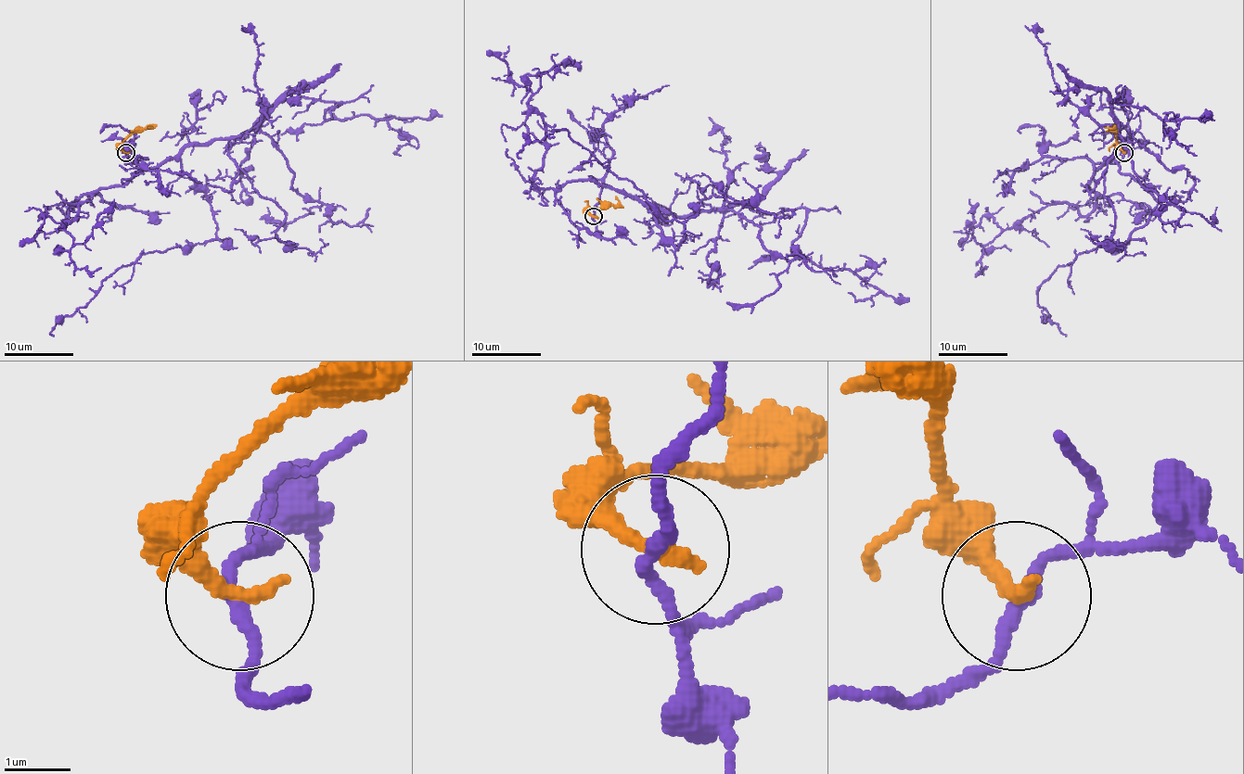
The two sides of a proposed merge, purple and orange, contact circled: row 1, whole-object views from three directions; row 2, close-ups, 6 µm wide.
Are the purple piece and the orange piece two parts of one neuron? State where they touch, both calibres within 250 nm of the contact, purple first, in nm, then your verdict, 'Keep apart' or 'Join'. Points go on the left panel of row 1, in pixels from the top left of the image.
Place: (126, 153). Thickness 200 nm (purple) against 300 nm. Keep apart

